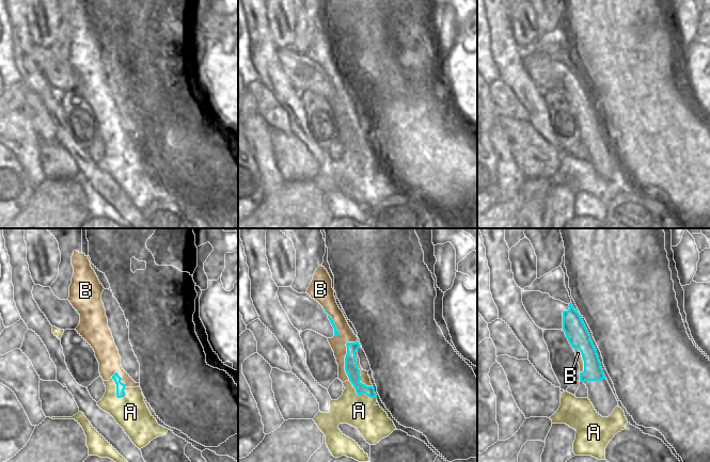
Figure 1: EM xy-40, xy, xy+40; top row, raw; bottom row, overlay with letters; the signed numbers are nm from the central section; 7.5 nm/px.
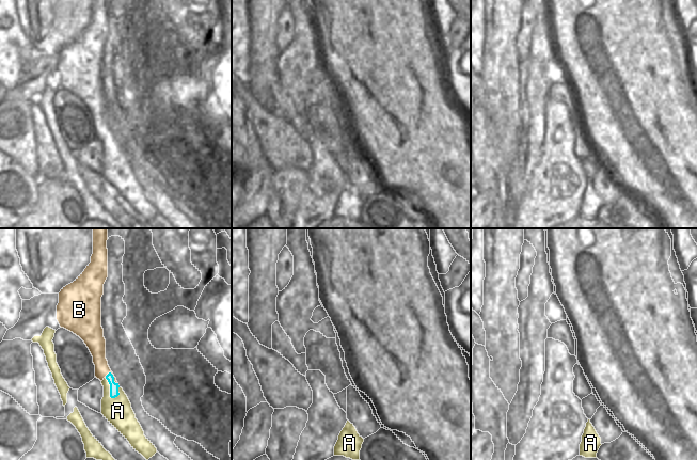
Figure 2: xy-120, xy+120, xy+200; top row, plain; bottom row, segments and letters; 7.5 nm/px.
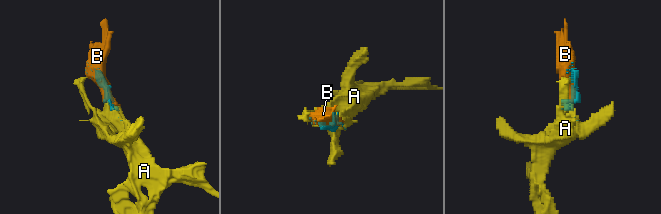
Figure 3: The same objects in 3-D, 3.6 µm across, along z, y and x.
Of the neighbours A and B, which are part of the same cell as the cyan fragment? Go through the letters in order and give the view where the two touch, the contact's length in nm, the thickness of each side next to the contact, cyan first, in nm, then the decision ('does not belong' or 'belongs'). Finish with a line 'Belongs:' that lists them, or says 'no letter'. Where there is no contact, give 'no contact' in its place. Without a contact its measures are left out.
A: xy-40 | 180 nm | 60/260 nm | does not belong
B: xy | 320 nm | 100/120 nm | does not belong
Belongs: no letter

